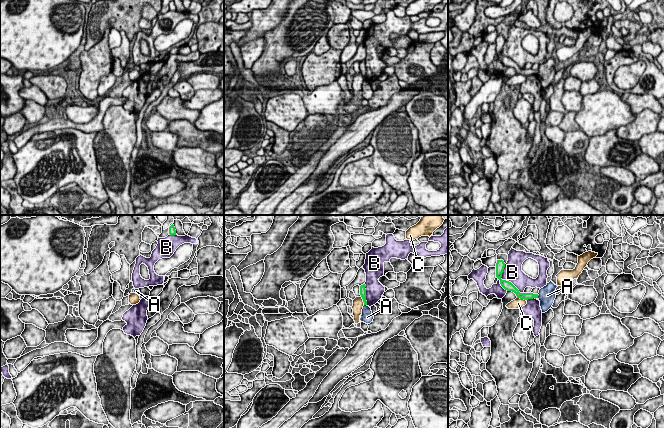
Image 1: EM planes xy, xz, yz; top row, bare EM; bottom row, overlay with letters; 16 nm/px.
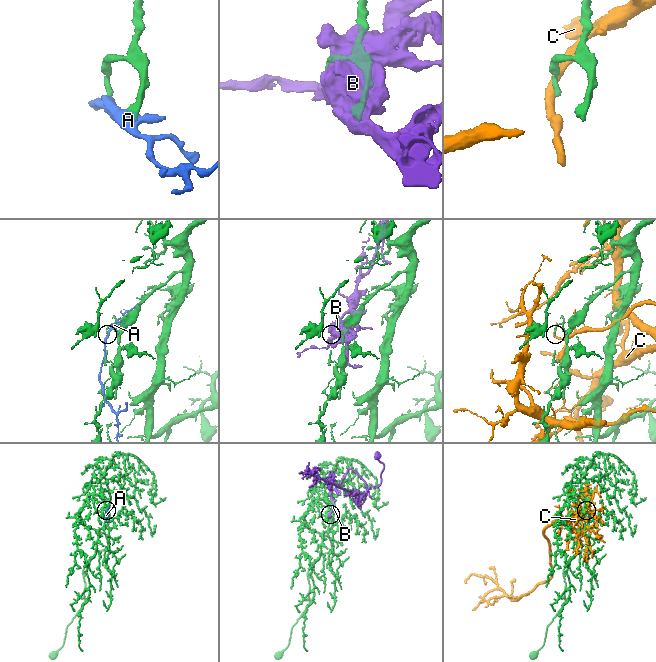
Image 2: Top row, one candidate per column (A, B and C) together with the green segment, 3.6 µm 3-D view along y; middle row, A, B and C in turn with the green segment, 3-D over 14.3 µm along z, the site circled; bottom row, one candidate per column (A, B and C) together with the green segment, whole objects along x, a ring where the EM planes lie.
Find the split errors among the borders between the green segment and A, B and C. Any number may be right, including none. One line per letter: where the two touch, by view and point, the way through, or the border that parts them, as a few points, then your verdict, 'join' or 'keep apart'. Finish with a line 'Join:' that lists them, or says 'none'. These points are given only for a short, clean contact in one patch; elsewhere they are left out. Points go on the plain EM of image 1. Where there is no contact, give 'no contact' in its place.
A: yz (538, 71) | along yz (537, 70), (538, 73) | keep apart
B: yz (505, 56) | keep apart
C: xz (363, 76) | keep apart
Join: none

